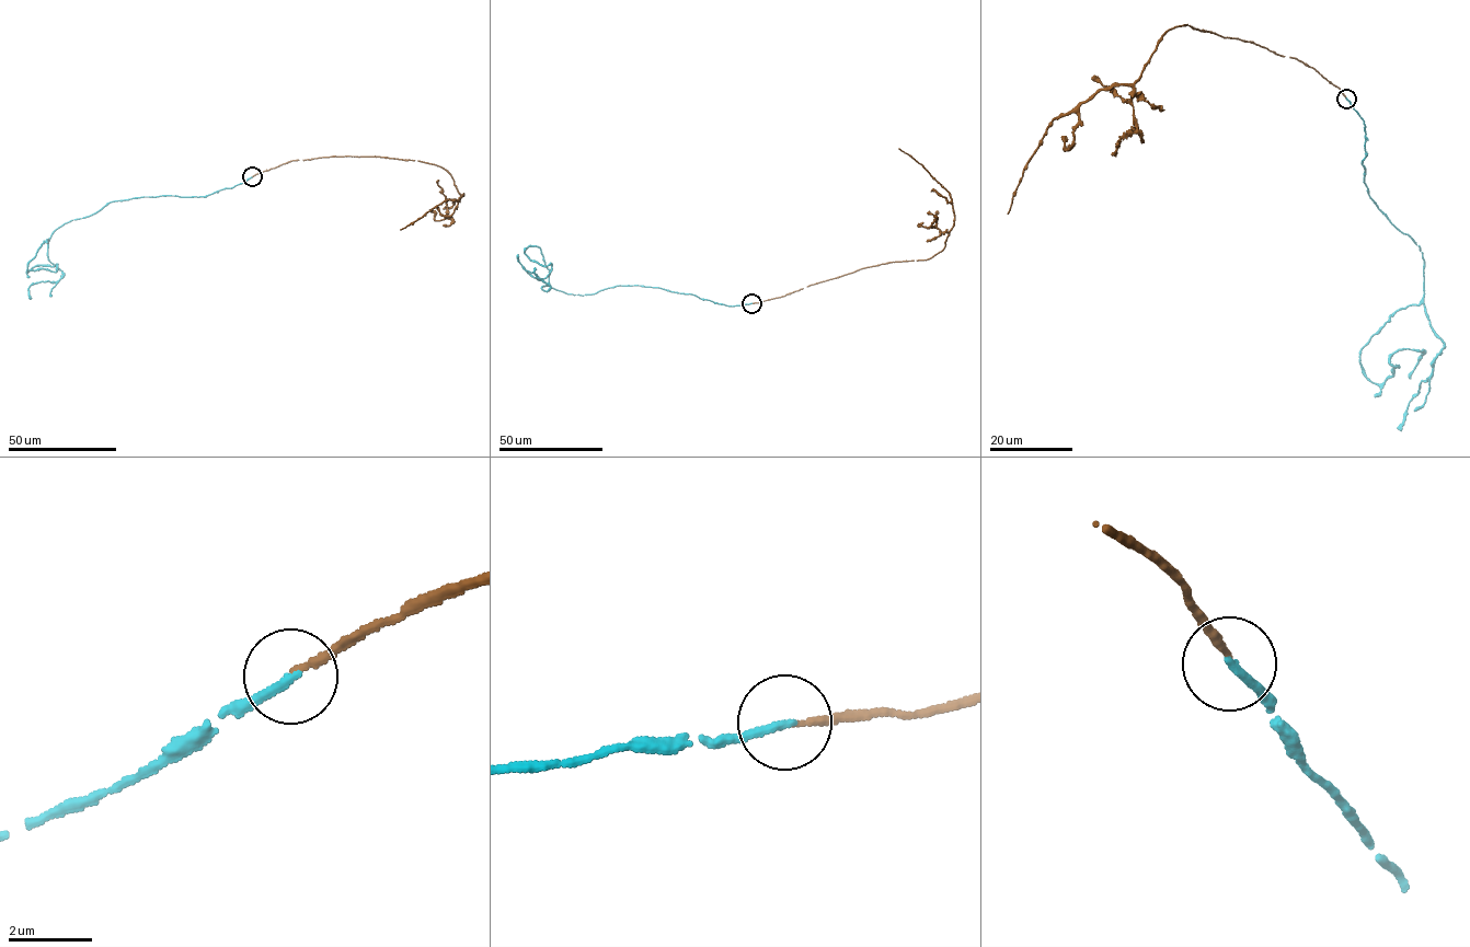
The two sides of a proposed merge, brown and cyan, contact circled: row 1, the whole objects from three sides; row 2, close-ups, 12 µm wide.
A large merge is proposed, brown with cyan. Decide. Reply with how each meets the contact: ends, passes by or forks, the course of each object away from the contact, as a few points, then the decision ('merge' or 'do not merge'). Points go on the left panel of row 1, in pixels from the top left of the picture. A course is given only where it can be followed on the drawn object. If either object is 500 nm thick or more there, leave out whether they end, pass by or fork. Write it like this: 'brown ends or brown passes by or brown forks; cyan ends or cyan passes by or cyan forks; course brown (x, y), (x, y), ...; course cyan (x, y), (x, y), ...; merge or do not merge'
brown ends; cyan ends; course brown (252, 176), (291, 160), (333, 157), (386, 157), (439, 165), (463, 195), (458, 200), (444, 201), (400, 229); course cyan (252, 176), (205, 196), (110, 201), (58, 227), (26, 269), (56, 272), (56, 264), (27, 273); merge

